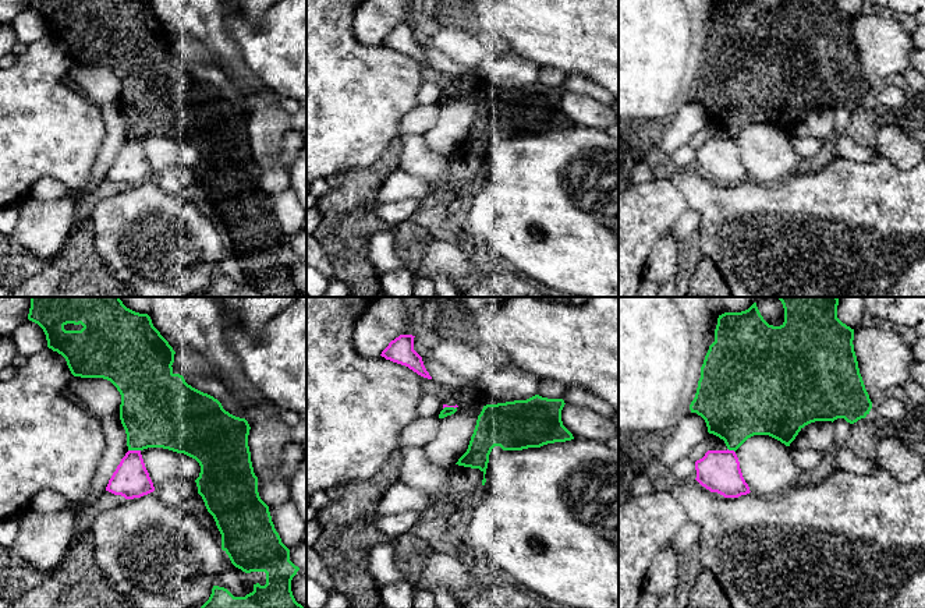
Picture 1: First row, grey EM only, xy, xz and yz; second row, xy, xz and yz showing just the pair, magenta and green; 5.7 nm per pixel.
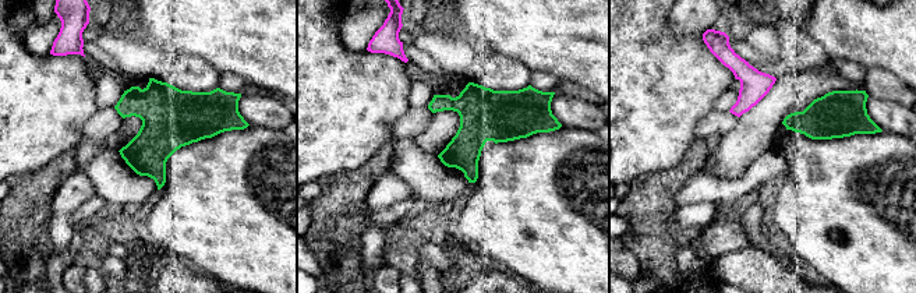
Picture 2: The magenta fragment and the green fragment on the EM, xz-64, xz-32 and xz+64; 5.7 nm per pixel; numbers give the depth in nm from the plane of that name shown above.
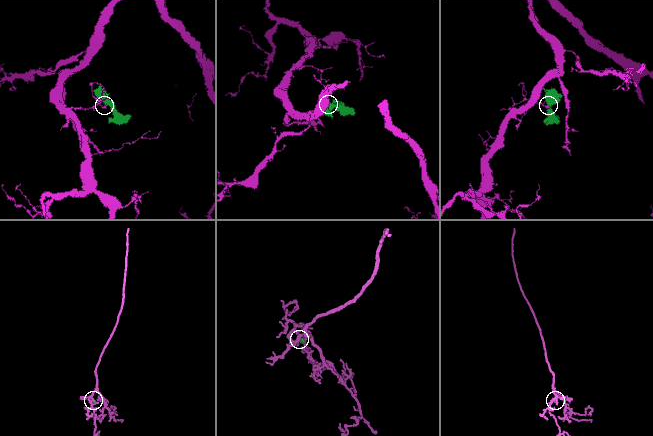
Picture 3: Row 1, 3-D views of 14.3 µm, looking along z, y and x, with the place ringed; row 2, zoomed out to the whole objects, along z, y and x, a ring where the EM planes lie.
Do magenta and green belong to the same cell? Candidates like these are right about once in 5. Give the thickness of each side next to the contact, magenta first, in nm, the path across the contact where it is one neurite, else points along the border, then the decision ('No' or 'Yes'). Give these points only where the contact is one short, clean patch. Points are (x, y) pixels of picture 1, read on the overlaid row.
Thickness 220 nm (magenta) against 400 nm. Boundary: xy (128, 449), (140, 451). No

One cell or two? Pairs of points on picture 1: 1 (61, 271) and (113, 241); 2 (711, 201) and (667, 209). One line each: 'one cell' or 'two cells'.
1: two cells
2: two cells

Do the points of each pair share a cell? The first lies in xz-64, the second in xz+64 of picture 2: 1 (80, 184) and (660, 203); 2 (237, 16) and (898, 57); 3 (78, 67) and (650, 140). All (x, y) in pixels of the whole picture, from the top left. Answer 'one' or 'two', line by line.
1: two
2: one
3: one

